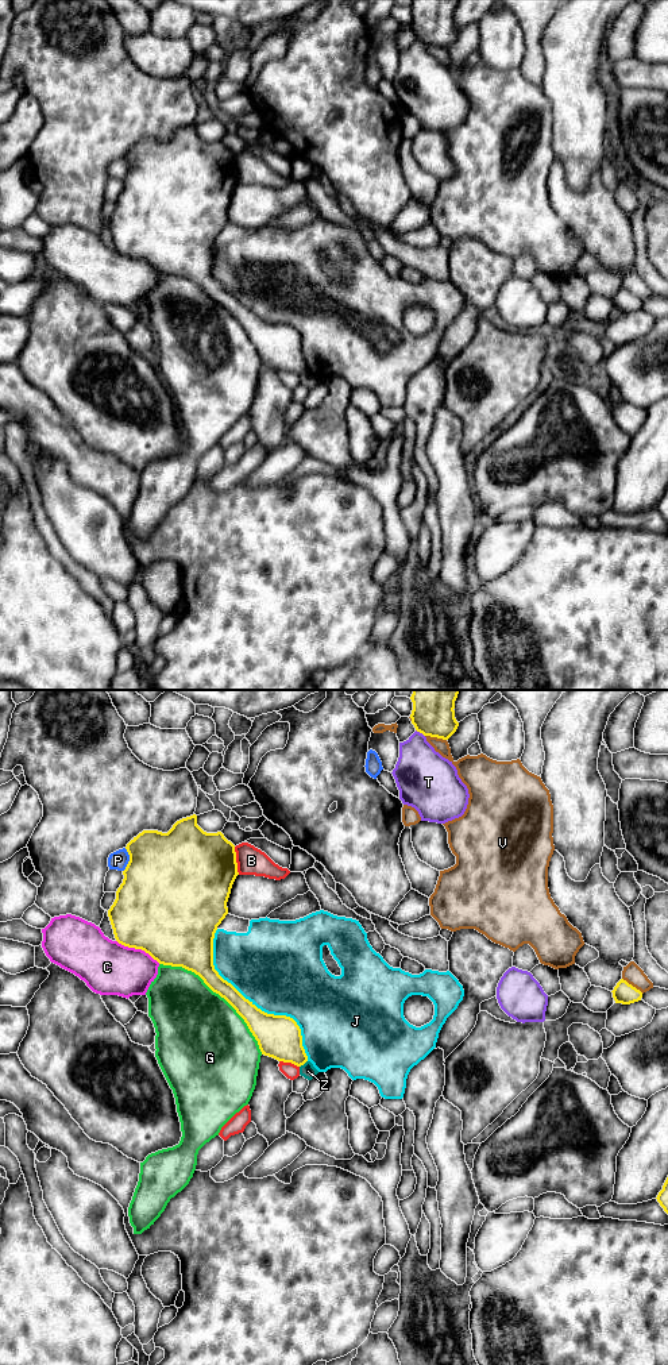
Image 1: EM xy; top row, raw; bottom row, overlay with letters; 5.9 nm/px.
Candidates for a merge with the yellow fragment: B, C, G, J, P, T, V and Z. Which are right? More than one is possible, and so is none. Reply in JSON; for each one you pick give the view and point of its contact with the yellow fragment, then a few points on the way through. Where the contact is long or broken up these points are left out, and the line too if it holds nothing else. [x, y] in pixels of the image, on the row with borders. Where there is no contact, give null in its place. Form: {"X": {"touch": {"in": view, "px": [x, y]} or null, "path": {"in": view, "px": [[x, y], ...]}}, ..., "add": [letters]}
{"add": []}

